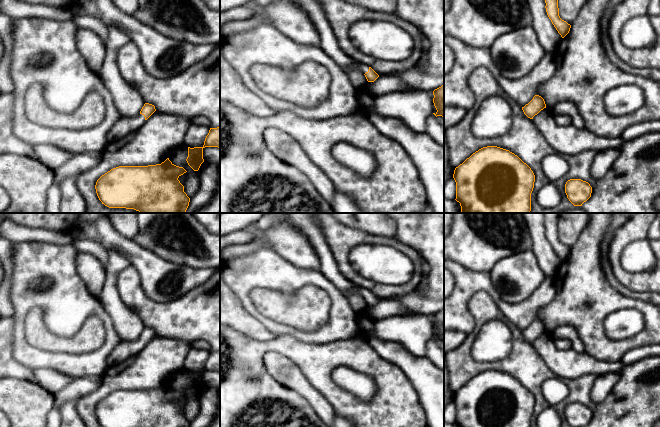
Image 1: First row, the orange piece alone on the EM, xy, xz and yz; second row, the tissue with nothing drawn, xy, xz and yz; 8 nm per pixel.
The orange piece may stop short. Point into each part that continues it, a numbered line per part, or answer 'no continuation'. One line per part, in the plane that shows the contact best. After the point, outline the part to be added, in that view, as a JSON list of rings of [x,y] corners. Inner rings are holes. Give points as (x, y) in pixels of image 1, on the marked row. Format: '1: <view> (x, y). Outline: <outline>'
1: xy (125, 125). Outline: [[[138,114],[135,117],[122,116],[110,129],[107,138],[109,141],[120,139],[132,131],[139,128],[144,122],[145,117],[142,114]]]

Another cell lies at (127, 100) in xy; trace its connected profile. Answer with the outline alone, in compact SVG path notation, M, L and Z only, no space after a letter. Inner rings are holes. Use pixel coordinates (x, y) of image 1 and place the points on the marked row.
M112 25L108 29L106 56L98 75L111 94L119 113L125 117L135 117L145 102L135 88L121 77L116 59L118 50L130 42L130 37L119 27Z

